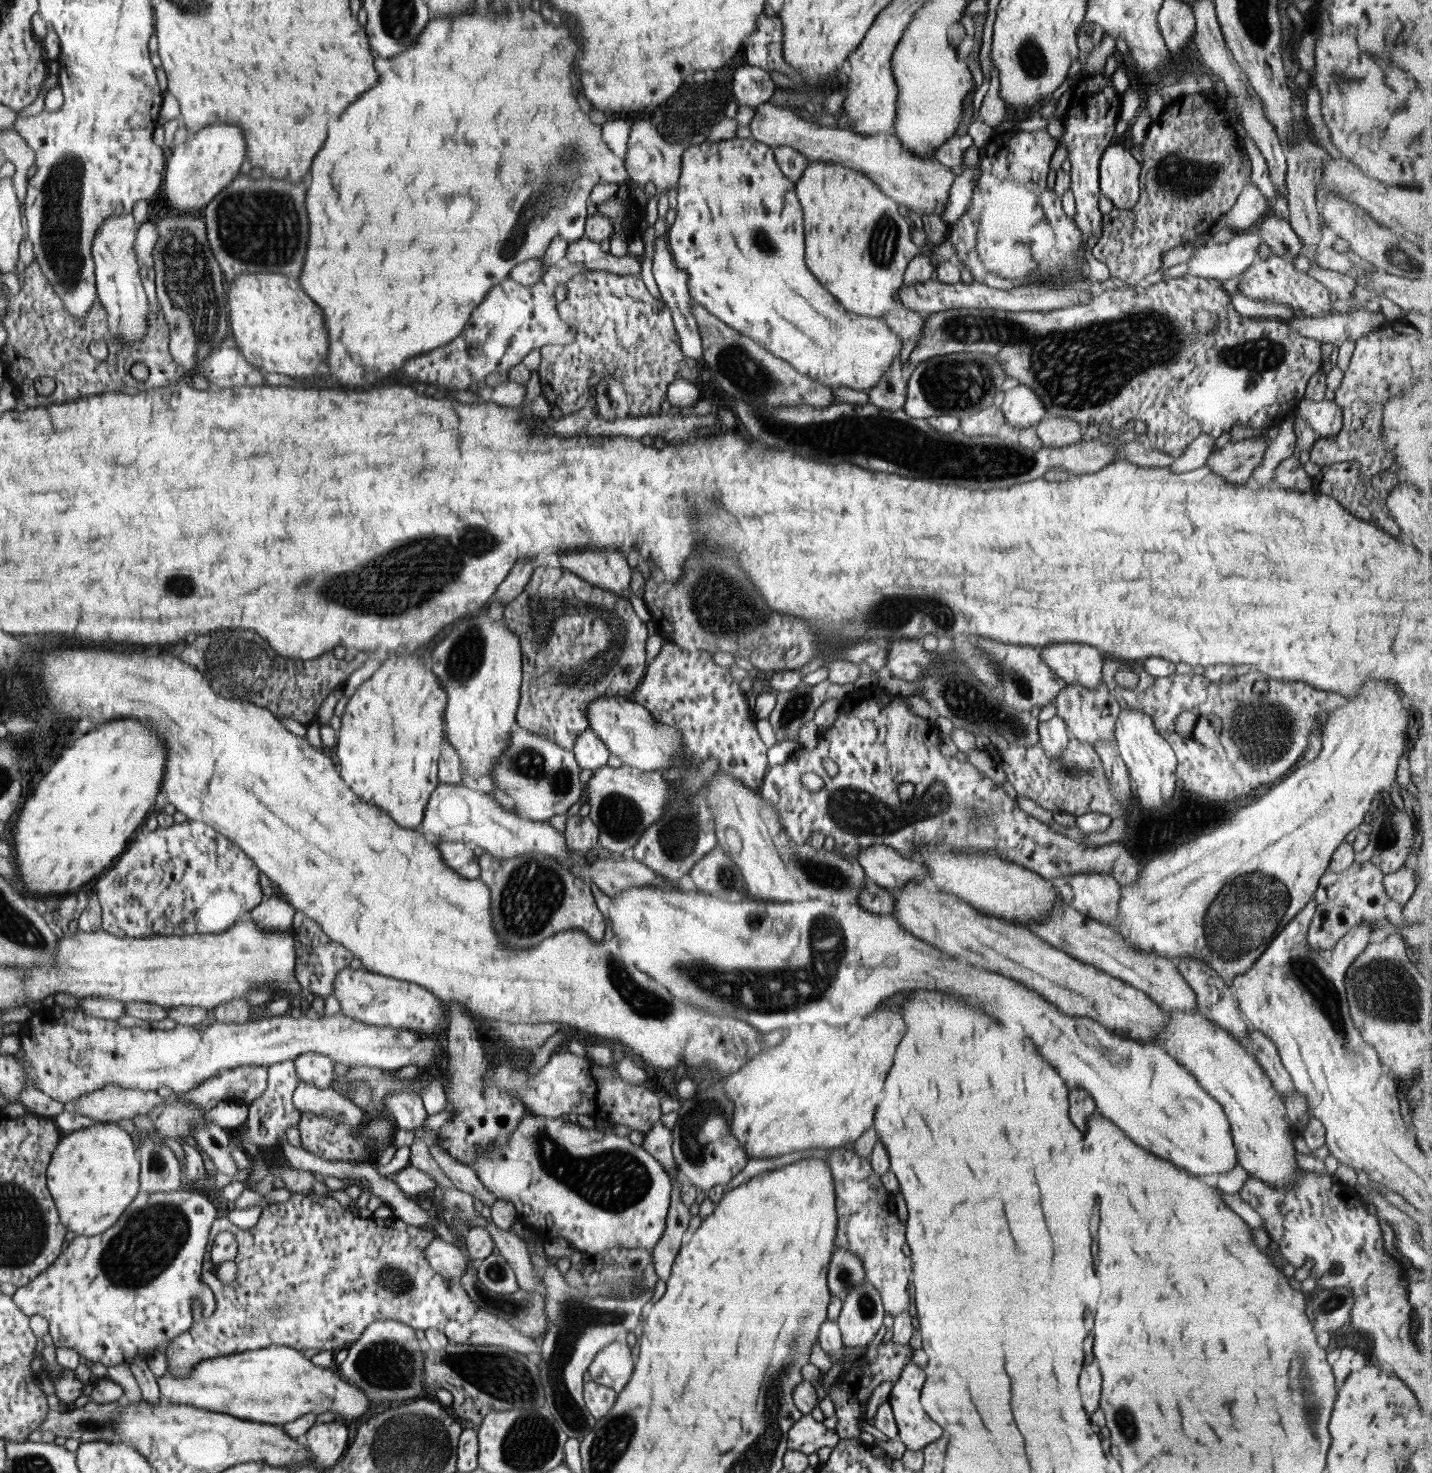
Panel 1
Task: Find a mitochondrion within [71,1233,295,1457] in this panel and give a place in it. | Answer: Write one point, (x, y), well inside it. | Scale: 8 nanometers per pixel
(102, 1424)

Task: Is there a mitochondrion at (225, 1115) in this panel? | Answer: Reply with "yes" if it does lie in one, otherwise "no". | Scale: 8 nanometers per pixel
no

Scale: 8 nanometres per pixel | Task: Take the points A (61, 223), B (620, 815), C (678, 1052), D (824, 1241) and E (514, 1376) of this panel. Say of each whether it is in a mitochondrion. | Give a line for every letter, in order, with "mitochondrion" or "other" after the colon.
A: mitochondrion
B: mitochondrion
C: other
D: other
E: mitochondrion

